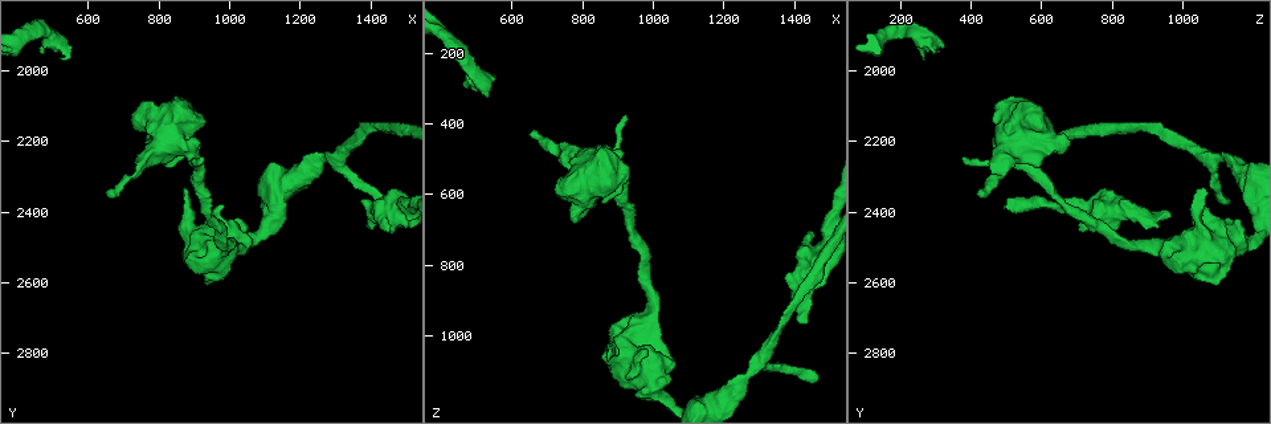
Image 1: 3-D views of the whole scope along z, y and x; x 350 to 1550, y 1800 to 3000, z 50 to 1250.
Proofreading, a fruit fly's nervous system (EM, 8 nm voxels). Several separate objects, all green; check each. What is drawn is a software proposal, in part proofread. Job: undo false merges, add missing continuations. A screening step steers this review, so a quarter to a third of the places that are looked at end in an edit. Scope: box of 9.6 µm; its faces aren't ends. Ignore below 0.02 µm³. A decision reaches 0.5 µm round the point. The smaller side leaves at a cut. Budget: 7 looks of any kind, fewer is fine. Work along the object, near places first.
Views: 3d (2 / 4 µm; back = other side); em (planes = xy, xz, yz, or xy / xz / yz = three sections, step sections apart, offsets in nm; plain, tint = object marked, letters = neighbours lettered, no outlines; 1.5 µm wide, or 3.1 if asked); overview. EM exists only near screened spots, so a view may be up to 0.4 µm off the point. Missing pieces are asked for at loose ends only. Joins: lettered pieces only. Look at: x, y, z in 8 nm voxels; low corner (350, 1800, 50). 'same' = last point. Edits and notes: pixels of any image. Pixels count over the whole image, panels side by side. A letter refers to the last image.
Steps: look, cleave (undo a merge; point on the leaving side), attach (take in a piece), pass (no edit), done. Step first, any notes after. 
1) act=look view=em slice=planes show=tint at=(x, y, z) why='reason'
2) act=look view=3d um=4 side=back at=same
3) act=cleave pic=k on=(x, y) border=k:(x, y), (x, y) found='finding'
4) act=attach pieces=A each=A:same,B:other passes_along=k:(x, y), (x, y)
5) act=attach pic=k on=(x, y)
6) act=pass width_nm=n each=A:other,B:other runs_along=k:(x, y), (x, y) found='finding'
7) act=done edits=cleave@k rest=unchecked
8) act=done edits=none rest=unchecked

act=look view=em slice=planes show=tint at=(1410, 2400, 970) why='free end'

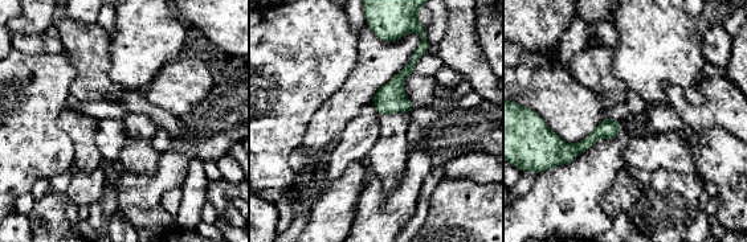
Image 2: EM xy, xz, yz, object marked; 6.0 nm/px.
act=look view=em slice=planes show=letters at=same why='what lies round it'

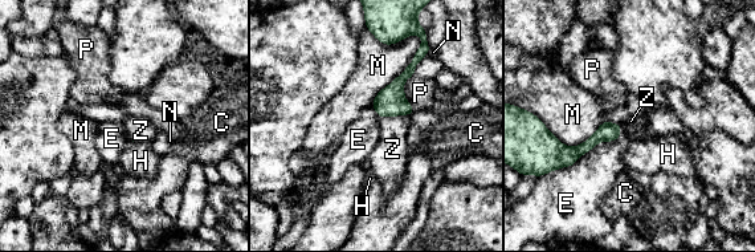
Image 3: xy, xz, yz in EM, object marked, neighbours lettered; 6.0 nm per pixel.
act=attach pieces=Z each=C:other,E:other,H:other,M:other,N:other,P:other,Z:same passes_along=3:(390, 101), (394, 116), (390, 157) found='it goes on there'

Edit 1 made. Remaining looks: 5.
act=look view=overview

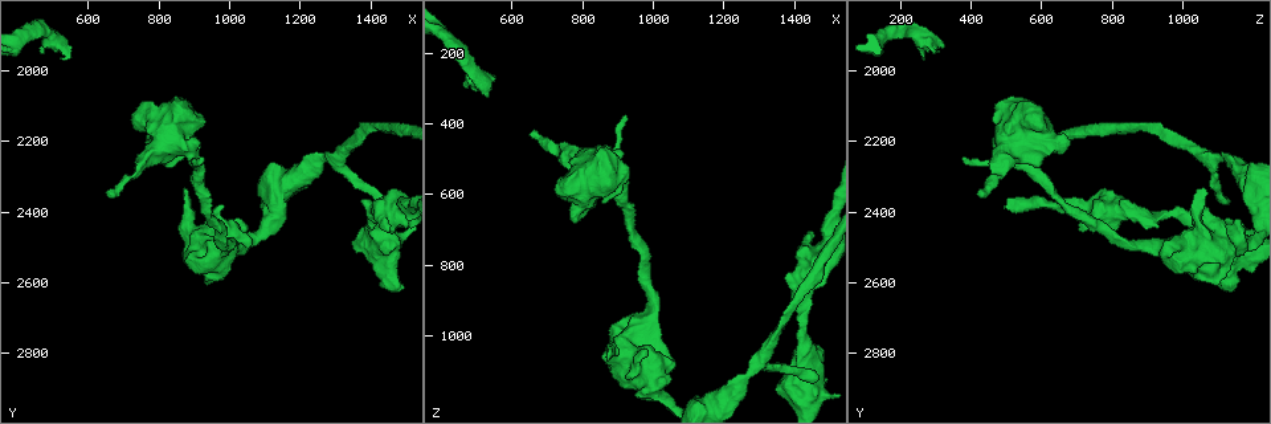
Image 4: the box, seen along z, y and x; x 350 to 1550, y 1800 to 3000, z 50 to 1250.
act=look view=em slice=xy step=8 show=letters at=(1460, 2440, 710) why='branch stops here'

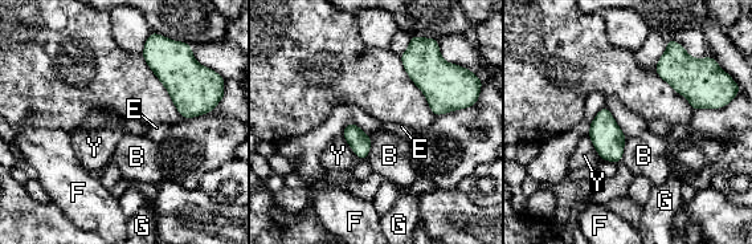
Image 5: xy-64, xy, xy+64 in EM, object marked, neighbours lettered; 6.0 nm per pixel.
act=look view=em slice=planes show=letters at=same why='another direction'

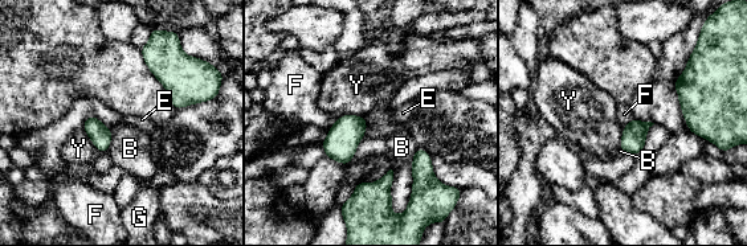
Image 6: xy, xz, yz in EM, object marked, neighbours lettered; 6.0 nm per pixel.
act=pass each=B:other,E:other,F:other,G:other,Y:other border=6:(417, 147), (407, 204) found='none of them fits'

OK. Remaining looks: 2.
act=done edits=attach@3 rest=unchecked

